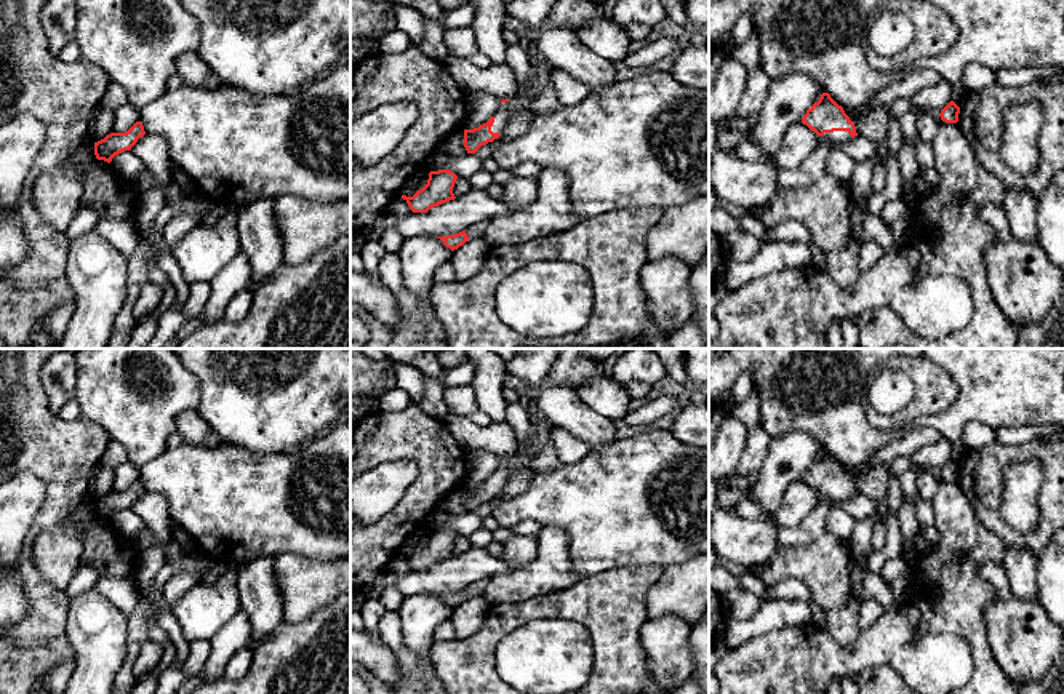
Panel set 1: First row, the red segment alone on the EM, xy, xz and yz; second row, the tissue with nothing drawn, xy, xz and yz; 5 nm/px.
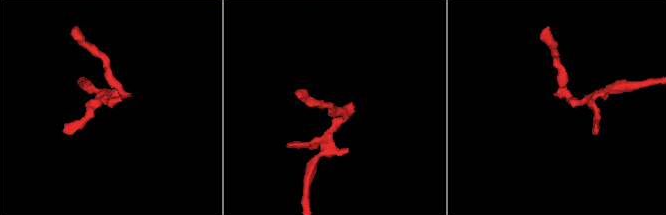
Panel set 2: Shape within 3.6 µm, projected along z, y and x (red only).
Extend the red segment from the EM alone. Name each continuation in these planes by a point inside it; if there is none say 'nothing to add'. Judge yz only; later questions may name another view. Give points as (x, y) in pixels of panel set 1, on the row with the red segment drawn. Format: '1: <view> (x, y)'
1: yz (837, 136)

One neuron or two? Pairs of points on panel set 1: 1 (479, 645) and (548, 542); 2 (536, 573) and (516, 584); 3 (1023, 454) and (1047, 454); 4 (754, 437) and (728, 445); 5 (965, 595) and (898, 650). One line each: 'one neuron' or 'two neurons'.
1: two neurons
2: one neuron
3: one neuron
4: two neurons
5: two neurons

